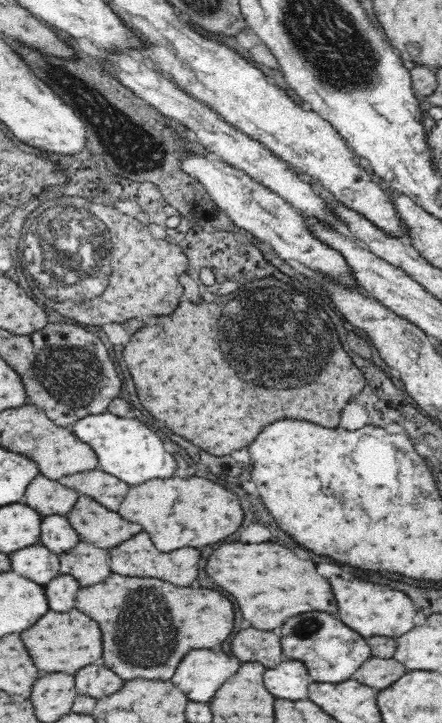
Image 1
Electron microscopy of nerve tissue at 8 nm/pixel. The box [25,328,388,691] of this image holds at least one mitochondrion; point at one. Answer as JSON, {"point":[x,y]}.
{"point":[146,636]}

